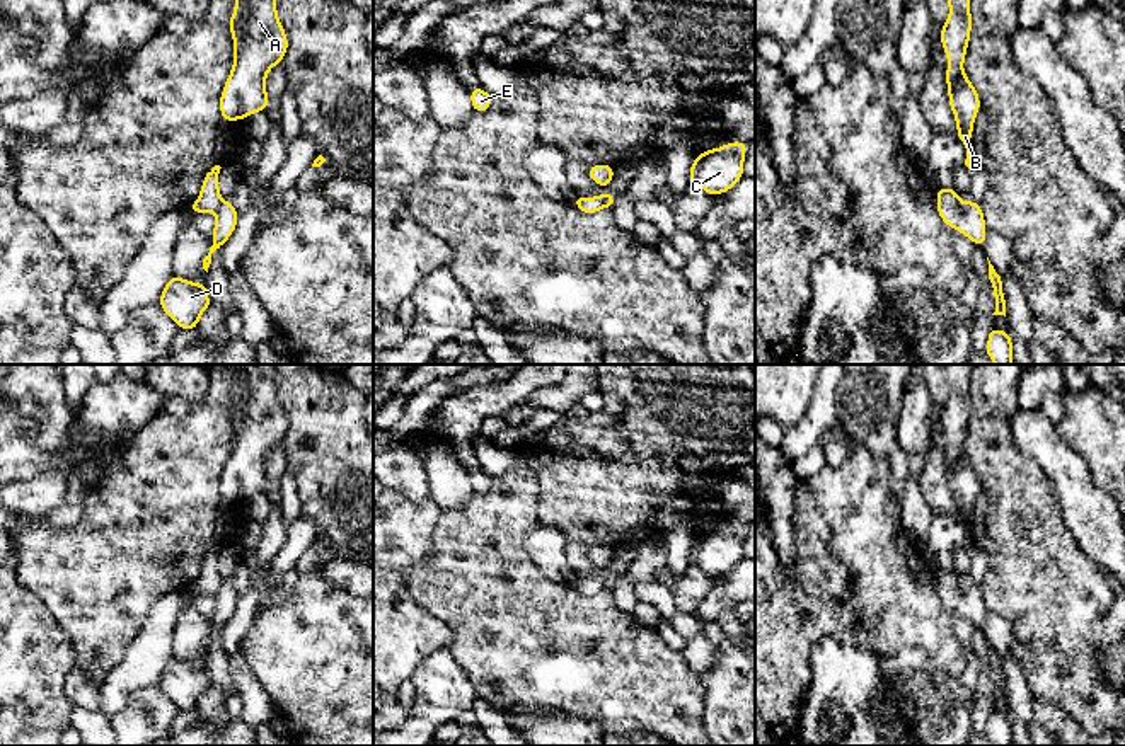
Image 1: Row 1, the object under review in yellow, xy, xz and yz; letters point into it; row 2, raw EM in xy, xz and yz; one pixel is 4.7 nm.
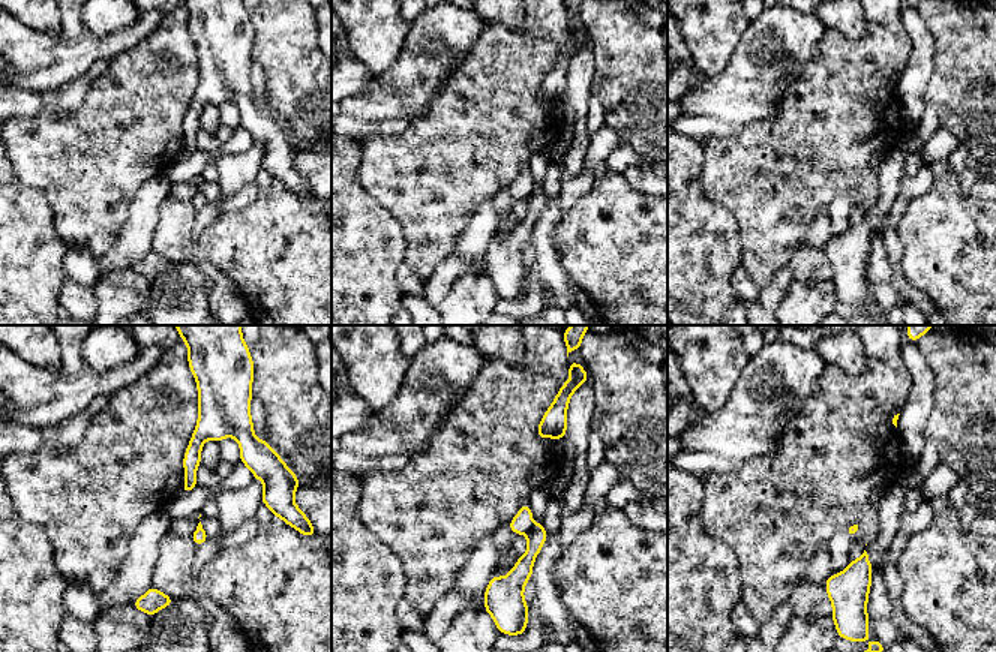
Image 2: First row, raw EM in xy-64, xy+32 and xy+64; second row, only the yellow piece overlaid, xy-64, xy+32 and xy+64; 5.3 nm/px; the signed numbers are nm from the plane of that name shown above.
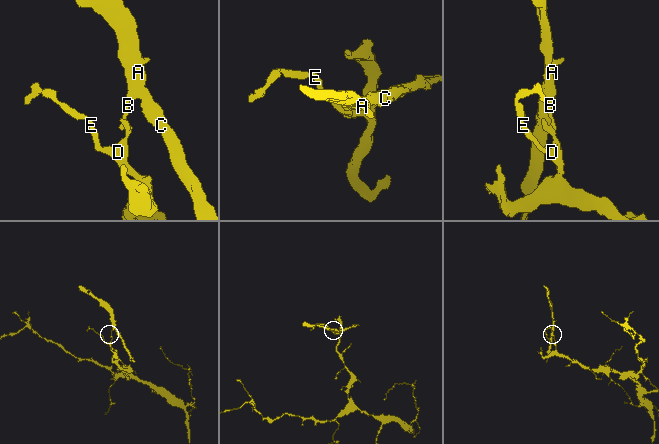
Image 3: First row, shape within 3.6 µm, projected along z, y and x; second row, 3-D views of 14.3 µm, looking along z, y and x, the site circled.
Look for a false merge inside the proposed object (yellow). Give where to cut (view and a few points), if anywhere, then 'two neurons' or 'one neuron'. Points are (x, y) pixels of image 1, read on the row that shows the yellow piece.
cut in xy along (224, 203), (215, 212); two neurons

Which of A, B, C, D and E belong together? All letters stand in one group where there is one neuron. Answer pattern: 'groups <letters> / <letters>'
groups A B C / D E

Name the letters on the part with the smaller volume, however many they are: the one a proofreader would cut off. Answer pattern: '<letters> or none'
A, B, C

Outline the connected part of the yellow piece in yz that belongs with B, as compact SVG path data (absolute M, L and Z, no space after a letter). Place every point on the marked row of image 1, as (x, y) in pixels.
M948 0L949 17L941 27L941 46L948 56L946 83L949 95L949 107L956 119L958 138L966 148L965 165L970 169L970 140L973 121L980 111L980 97L963 72L963 61L970 41L972 15L970 0Z

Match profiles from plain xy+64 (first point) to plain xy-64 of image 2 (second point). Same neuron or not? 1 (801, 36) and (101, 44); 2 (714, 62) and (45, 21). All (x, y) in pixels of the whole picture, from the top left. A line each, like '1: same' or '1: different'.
1: different
2: same

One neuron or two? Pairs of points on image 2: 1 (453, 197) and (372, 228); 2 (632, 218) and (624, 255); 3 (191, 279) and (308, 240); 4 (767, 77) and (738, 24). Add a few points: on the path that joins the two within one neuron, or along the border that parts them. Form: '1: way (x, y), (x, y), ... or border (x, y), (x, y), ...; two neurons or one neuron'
1: border (371, 195), (399, 224), (405, 254); two neurons
2: way (632, 227), (632, 246); one neuron
3: border (174, 261), (192, 261), (195, 264); two neurons
4: border (752, 20), (726, 65); two neurons

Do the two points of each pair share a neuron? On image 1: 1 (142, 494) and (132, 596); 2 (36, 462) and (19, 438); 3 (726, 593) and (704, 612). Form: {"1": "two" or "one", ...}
{"1": "one", "2": "one", "3": "one"}

